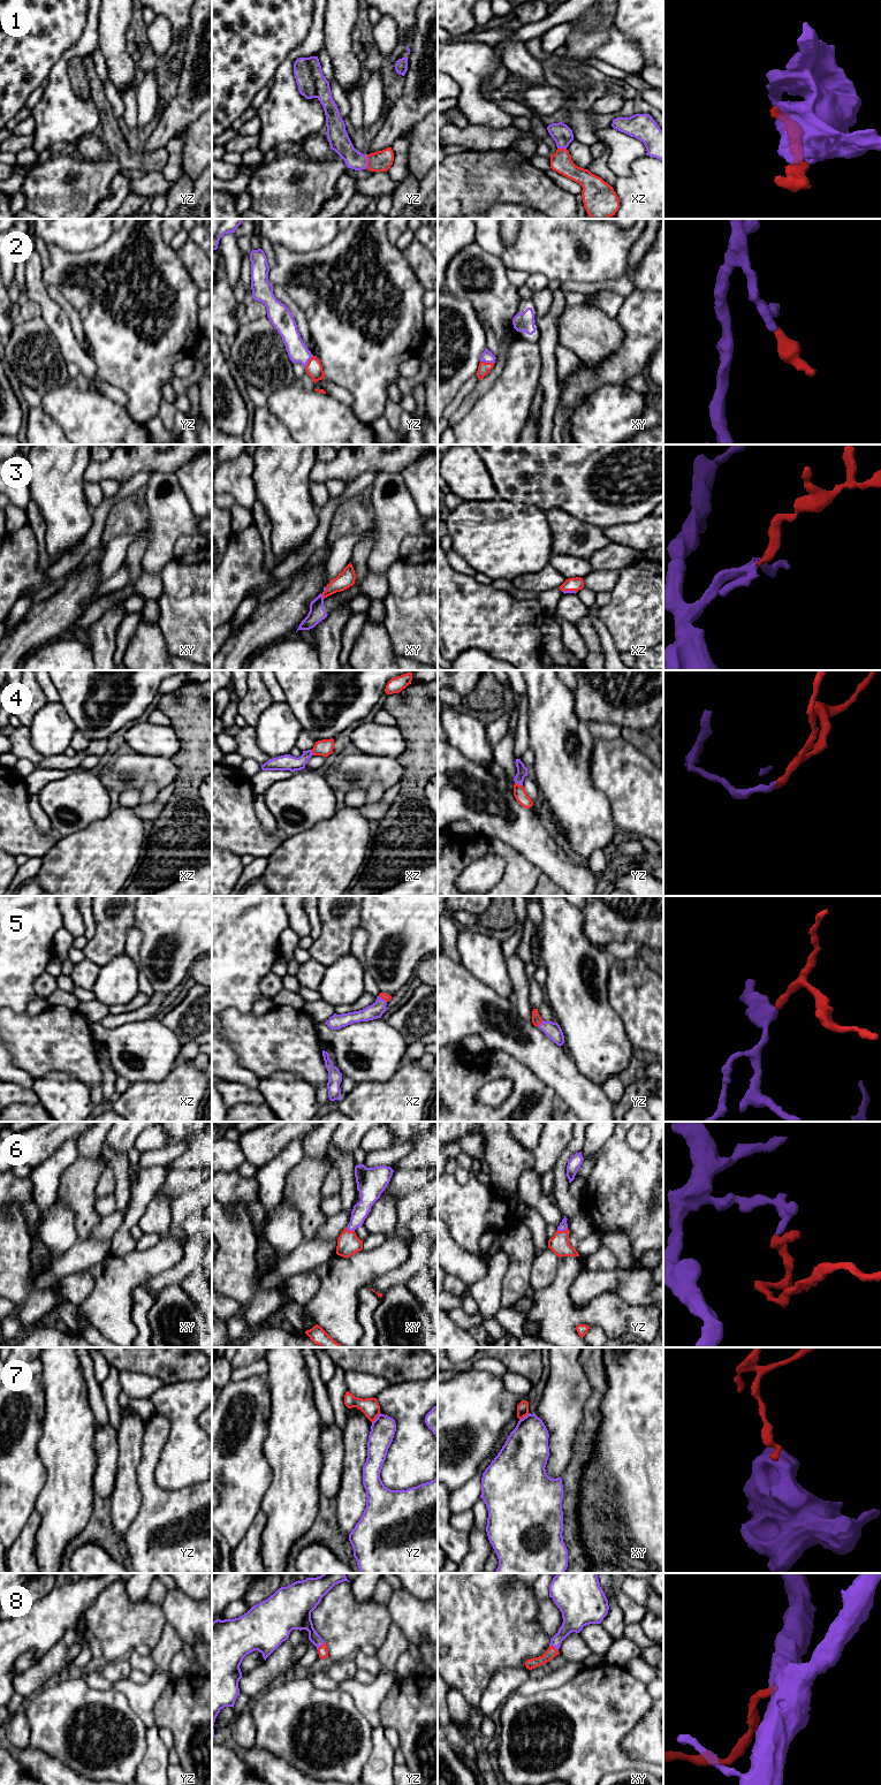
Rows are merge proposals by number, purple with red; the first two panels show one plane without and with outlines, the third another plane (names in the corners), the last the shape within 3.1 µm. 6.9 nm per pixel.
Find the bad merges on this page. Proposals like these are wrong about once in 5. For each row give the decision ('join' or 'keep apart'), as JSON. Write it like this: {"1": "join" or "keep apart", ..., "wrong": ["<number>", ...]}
{"1": "join", "2": "join", "3": "join", "4": "keep apart", "5": "join", "6": "join", "7": "keep apart", "8": "join", "wrong": ["4", "7"]}

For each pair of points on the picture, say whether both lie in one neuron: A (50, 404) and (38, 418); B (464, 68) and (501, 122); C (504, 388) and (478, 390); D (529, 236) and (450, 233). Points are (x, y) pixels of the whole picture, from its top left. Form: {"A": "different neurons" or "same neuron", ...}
{"A": "different neurons", "B": "same neuron", "C": "different neurons", "D": "different neurons"}

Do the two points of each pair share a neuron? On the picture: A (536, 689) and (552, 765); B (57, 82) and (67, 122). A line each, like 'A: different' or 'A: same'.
A: same
B: same

